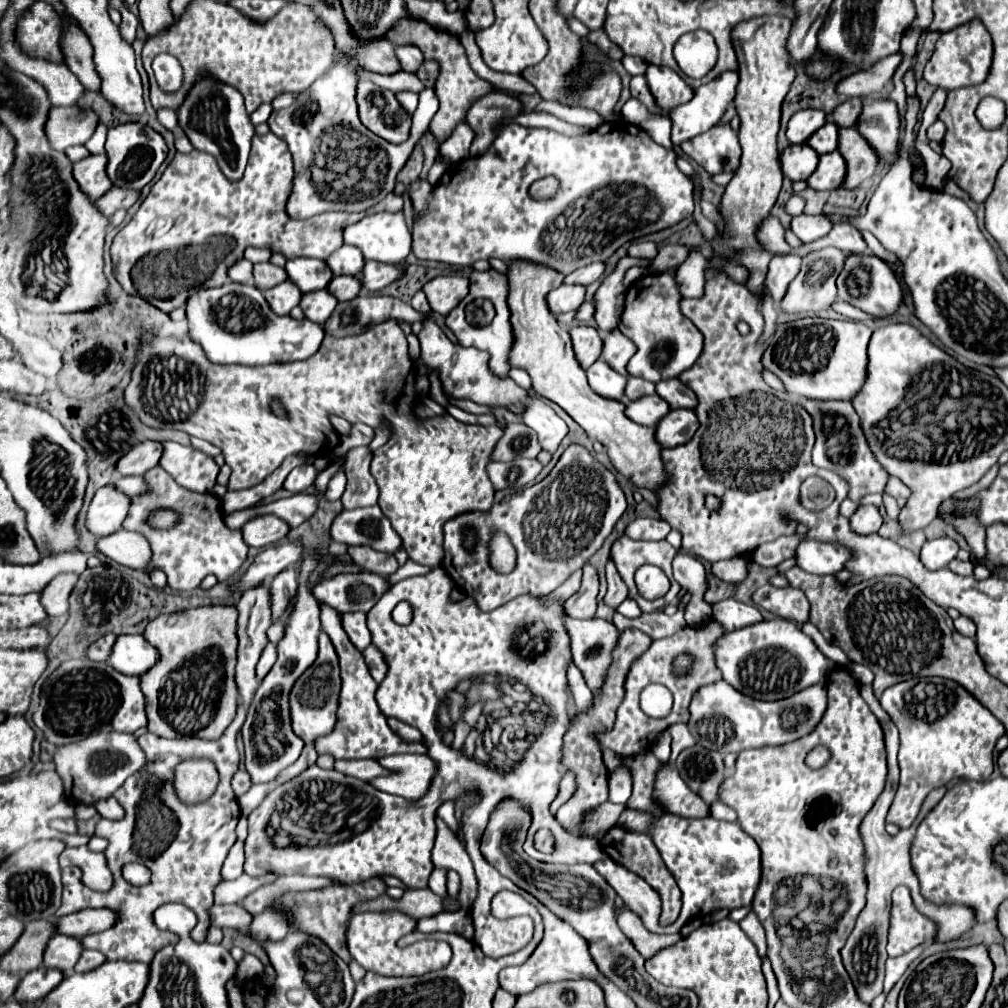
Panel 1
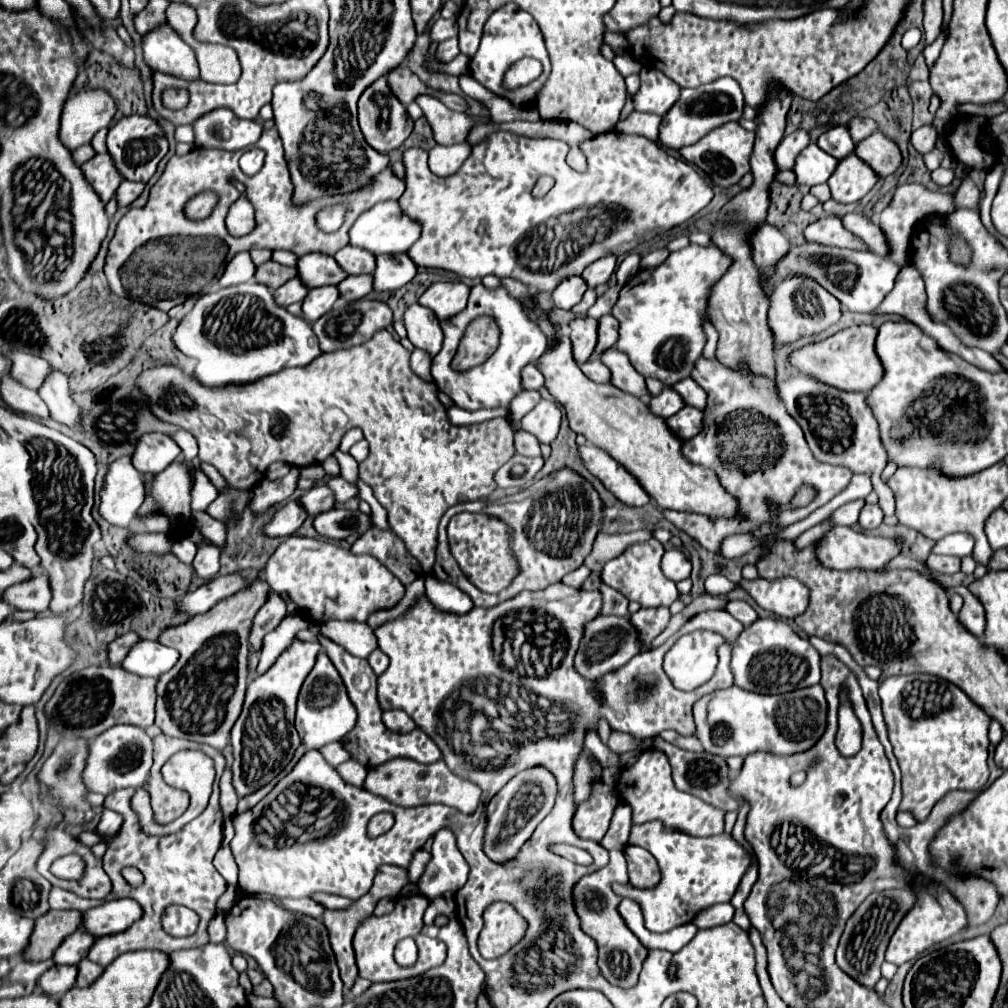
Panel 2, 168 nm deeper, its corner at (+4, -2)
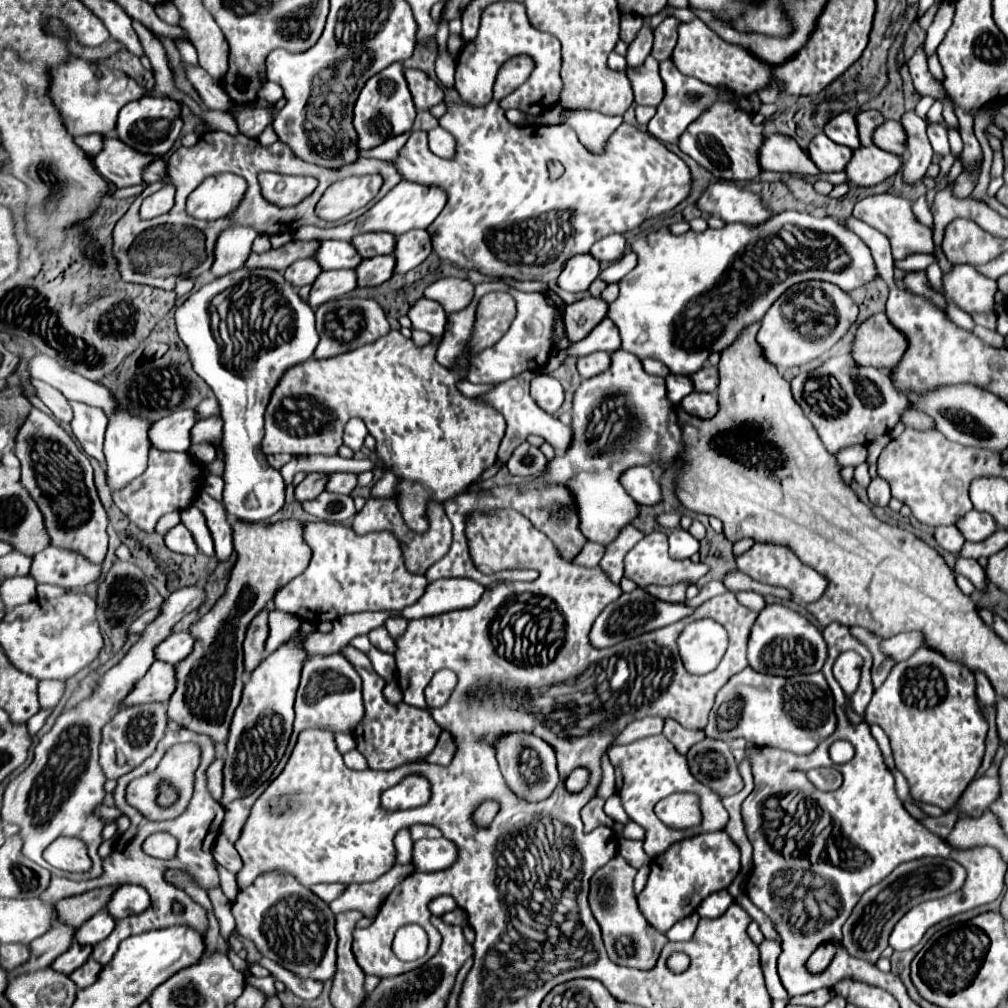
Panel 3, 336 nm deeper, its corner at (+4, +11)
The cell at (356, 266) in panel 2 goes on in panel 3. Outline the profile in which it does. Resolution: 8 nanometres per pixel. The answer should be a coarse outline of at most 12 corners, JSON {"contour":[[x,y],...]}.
{"contour":[[364,233],[352,245],[364,259],[394,249],[390,233]]}

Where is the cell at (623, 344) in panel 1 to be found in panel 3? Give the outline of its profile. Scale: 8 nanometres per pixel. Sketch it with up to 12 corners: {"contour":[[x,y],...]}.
{"contour":[[614,351],[576,389],[574,441],[548,463],[582,533],[638,515],[618,481],[682,449],[664,379]]}

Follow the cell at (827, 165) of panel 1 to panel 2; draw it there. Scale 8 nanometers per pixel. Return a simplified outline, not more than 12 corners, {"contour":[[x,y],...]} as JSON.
{"contour":[[854,154],[828,180],[836,202],[862,200],[880,176]]}

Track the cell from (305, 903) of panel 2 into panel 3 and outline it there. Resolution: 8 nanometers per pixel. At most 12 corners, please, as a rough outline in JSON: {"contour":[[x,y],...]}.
{"contour":[[322,883],[310,887],[324,903],[330,903],[346,885]]}

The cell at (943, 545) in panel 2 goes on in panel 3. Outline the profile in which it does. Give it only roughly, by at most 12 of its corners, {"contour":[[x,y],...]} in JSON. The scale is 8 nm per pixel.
{"contour":[[974,509],[956,523],[966,541],[984,541],[998,529]]}

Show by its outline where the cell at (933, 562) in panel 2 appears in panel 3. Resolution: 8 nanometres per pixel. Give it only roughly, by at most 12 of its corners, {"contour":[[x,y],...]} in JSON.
{"contour":[[936,527],[934,539],[954,555],[962,551],[964,537],[950,527]]}

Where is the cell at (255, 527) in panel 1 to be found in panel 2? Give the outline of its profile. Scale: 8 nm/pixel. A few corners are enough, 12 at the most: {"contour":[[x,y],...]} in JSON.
{"contour":[[300,500],[278,508],[264,534],[290,536],[308,518]]}

